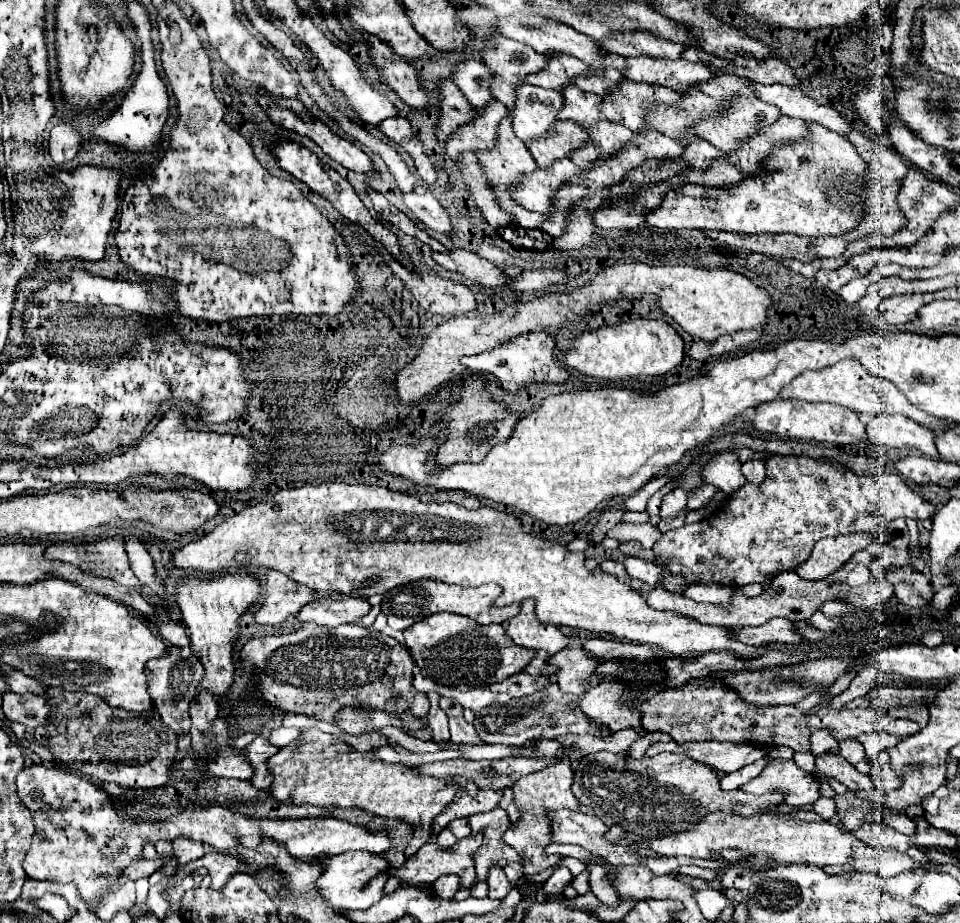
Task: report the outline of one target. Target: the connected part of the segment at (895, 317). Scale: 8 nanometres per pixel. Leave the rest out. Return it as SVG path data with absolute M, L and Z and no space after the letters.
M925 294L893 296L893 298L887 298L881 302L879 312L887 324L897 328L915 320L921 306L929 304L931 300L939 300L939 298L943 298L943 296L925 296Z

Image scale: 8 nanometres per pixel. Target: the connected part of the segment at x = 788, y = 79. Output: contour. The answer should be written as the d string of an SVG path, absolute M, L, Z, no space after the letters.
M687 48L683 52L683 58L689 62L703 62L707 64L711 70L715 72L727 72L727 74L737 74L737 76L745 76L757 84L787 84L791 88L799 88L801 80L793 74L793 68L789 64L783 64L783 60L779 58L767 58L763 62L743 56L743 58L735 58L735 60L725 60L713 54L705 54L697 48Z

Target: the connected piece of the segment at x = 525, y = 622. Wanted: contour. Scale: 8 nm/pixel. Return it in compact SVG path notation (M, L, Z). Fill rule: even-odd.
M525 600L521 604L519 616L511 618L505 624L505 630L515 644L531 650L545 650L549 656L553 656L555 652L563 650L569 644L567 636L557 626L543 624L535 616L533 600Z

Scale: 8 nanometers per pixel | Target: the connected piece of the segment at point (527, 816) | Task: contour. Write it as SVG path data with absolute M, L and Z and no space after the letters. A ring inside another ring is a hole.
M561 758L559 762L553 762L535 774L519 778L513 784L513 802L517 806L517 810L521 812L521 818L519 818L519 822L515 822L507 828L507 832L503 834L503 842L507 846L515 848L519 852L519 856L523 856L523 874L525 876L535 876L561 860L561 856L545 854L545 846L551 842L551 826L549 826L545 812L563 808L571 808L571 810L579 808L579 802L571 792L571 782L573 782L571 762L569 762L569 758Z

